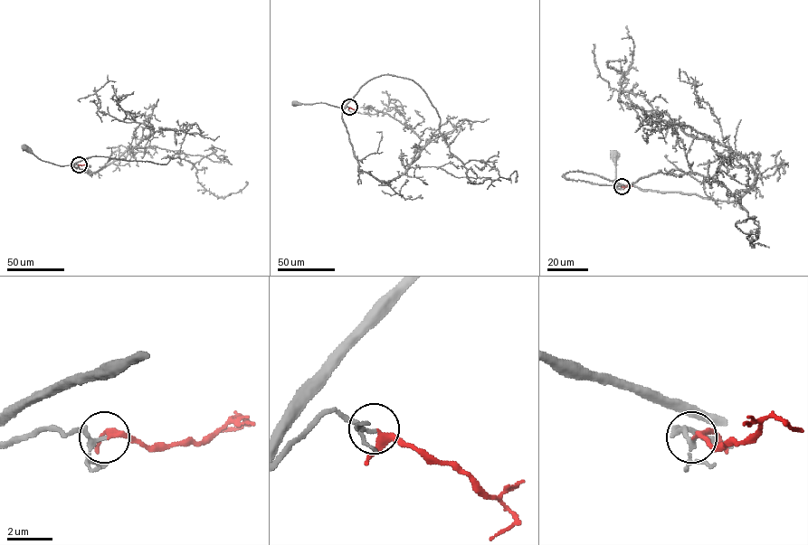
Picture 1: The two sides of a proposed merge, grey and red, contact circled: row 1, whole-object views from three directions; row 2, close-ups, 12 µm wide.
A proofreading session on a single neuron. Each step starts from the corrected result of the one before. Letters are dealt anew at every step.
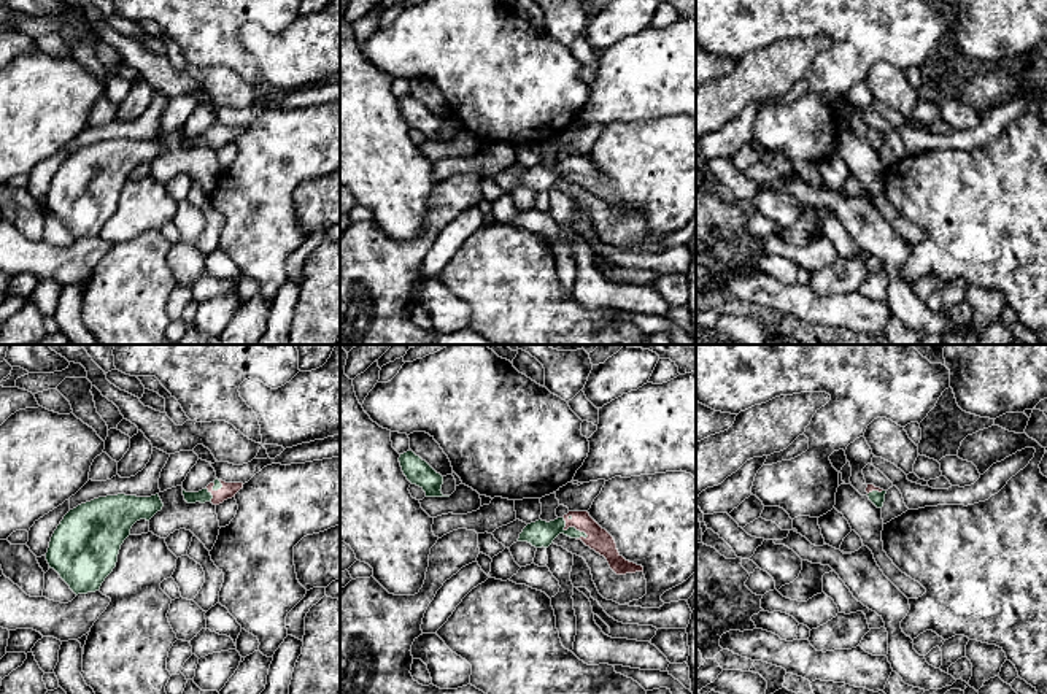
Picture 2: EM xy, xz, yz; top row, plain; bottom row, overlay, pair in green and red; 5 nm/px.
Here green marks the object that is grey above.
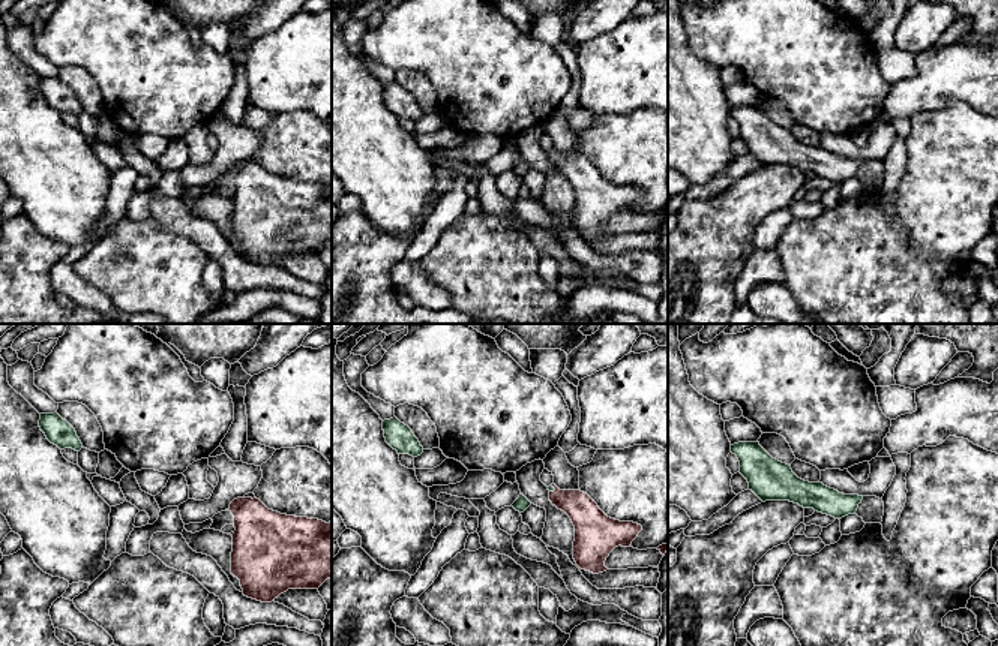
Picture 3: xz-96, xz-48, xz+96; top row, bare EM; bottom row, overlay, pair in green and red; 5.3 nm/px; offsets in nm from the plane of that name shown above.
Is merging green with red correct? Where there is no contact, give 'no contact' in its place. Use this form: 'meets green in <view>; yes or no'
meets green in xz; yes

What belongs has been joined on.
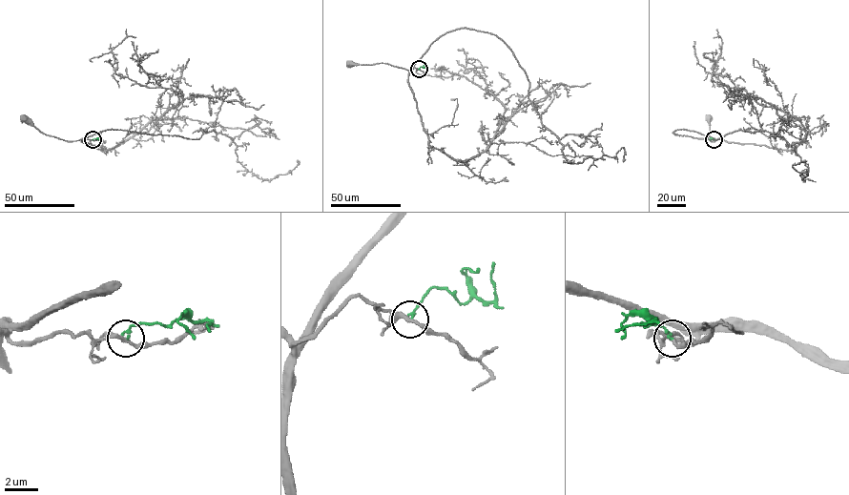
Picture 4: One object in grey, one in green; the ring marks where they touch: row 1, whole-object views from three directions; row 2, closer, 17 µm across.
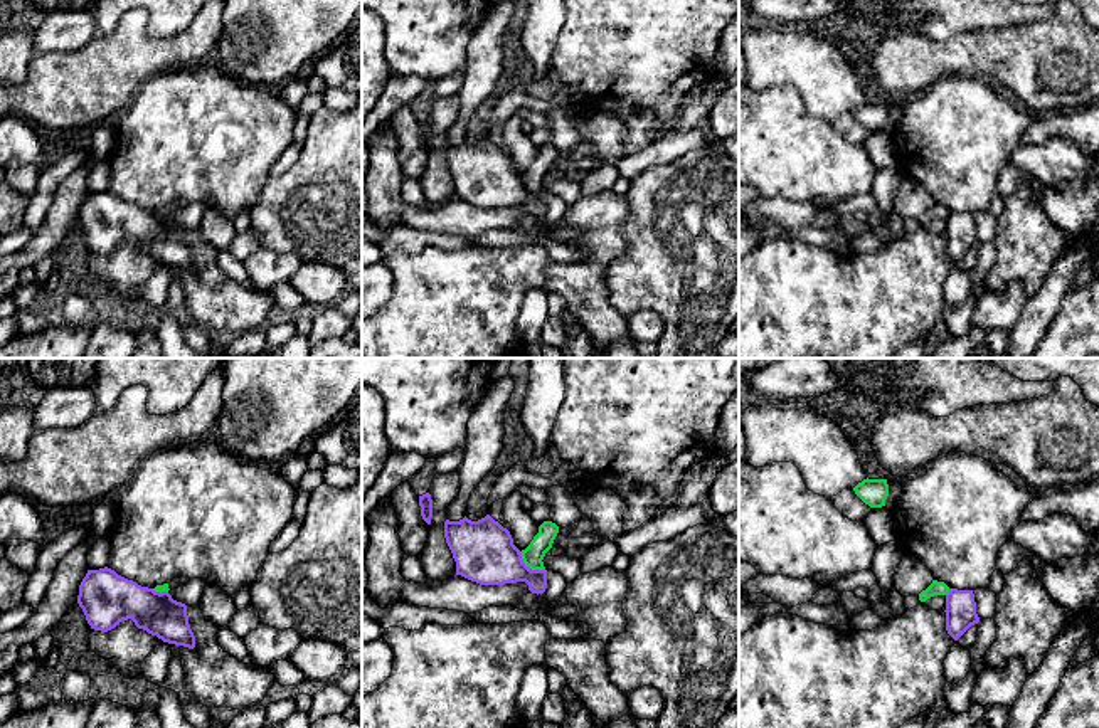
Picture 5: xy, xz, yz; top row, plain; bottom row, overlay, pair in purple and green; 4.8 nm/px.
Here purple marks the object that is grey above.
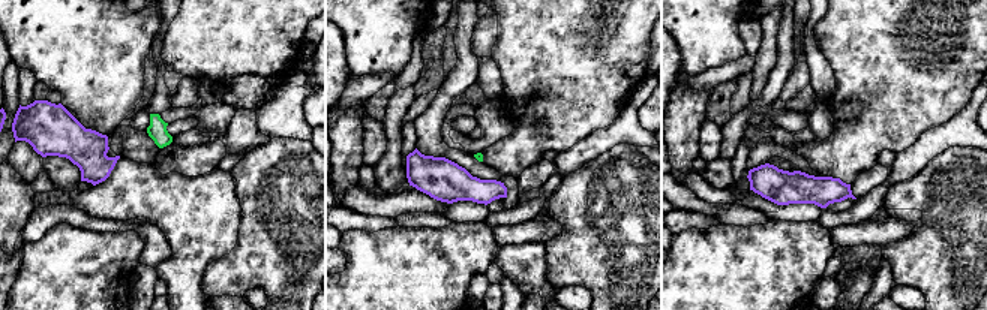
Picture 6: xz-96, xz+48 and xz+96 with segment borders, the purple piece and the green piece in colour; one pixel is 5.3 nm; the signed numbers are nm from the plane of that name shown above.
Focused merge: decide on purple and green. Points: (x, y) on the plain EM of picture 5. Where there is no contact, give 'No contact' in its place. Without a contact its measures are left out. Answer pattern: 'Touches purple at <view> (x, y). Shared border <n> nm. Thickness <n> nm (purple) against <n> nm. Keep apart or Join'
Touches purple at xz (527, 190). Shared border 160 nm. Thickness 300 nm (purple) against 100 nm. Keep apart

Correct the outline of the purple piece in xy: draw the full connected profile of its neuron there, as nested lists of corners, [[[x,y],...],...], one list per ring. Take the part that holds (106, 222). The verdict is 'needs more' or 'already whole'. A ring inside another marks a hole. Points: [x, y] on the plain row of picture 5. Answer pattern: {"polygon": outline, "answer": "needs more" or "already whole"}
{"polygon": [[[104,190],[88,193],[79,208],[77,227],[94,254],[108,256],[131,242],[138,252],[163,266],[195,271],[187,229],[168,215],[155,215]]], "answer": "already whole"}

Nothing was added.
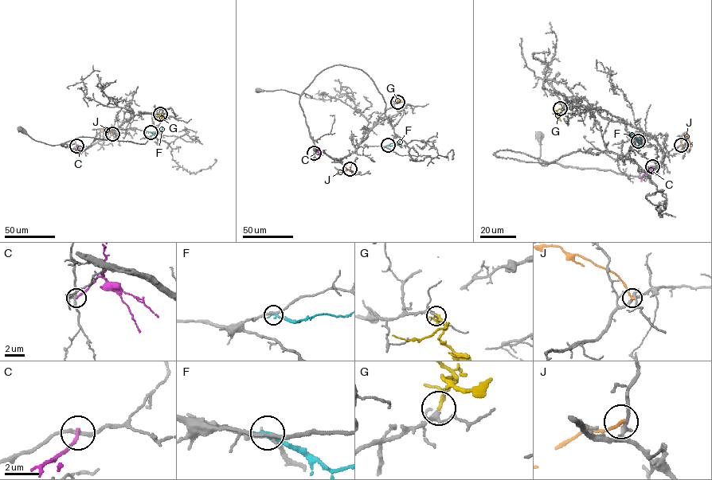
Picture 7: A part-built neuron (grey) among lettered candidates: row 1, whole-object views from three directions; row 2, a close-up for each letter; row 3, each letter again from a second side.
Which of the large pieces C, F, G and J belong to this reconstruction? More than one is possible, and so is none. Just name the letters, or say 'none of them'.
G

